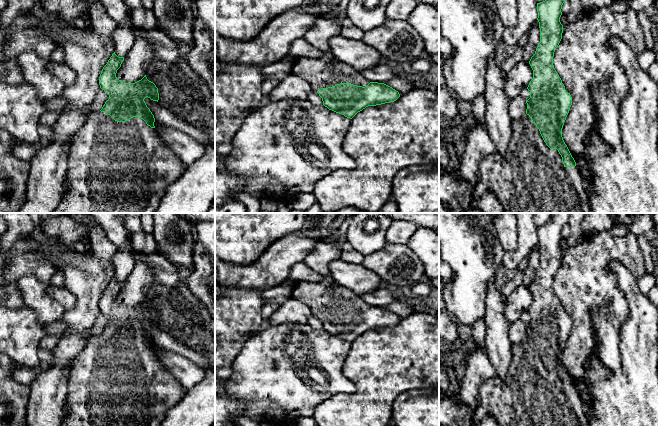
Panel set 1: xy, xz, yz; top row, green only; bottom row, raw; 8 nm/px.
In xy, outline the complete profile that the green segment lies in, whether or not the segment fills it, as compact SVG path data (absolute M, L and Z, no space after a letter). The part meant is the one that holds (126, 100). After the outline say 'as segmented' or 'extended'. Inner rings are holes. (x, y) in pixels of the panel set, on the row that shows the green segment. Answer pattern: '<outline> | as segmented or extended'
M114 52L101 71L99 85L100 88L109 95L109 99L105 102L100 111L89 113L86 116L84 124L73 136L67 157L67 179L69 182L69 190L66 196L62 198L61 203L51 213L154 213L164 197L167 187L185 171L186 165L176 156L172 149L166 145L158 131L154 129L154 115L144 101L144 99L148 97L151 100L158 102L158 88L153 82L147 79L146 75L135 83L125 83L124 81L119 80L116 77L116 73L123 61L124 57L118 57Z | extended

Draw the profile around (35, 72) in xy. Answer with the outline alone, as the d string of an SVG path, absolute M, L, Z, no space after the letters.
M25 51L17 57L17 61L23 82L35 87L42 101L54 99L63 92L64 84L47 69L49 59L43 59L32 51Z

